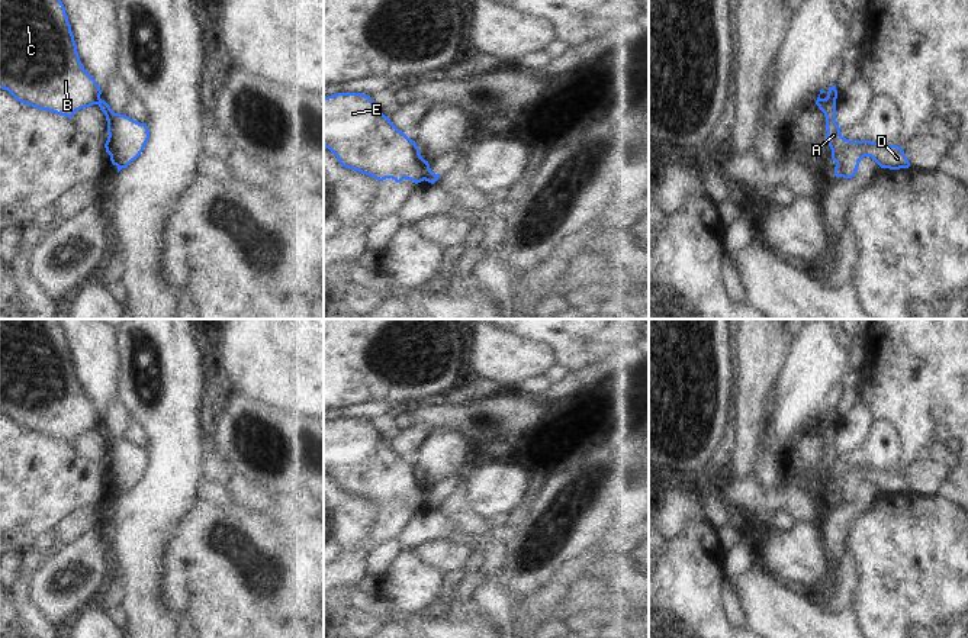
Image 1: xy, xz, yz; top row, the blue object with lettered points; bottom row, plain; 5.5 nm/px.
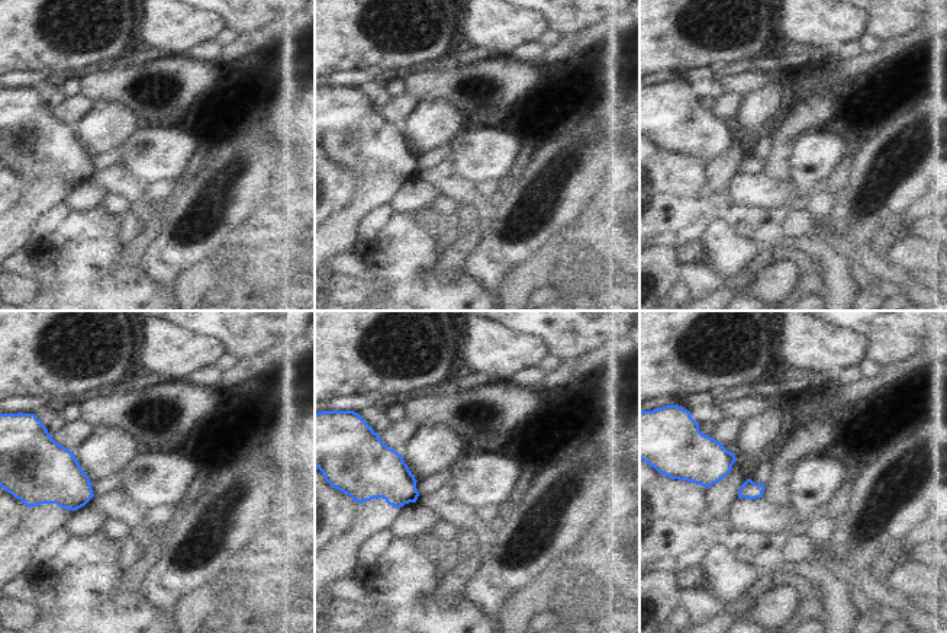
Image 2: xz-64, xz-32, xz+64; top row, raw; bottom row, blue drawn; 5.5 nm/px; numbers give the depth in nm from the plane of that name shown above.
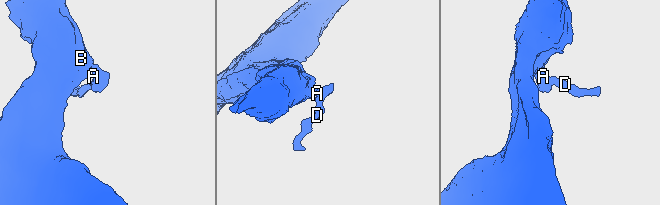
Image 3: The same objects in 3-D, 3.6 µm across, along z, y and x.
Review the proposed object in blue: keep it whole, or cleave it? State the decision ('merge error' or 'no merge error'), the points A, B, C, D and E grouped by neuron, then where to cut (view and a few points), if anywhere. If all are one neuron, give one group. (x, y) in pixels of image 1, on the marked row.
merge error; groups A D / B C E; cut xz (425, 161), (424, 179)

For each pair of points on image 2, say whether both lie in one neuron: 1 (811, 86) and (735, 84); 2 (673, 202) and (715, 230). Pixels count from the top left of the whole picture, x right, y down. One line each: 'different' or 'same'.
1: same
2: different

